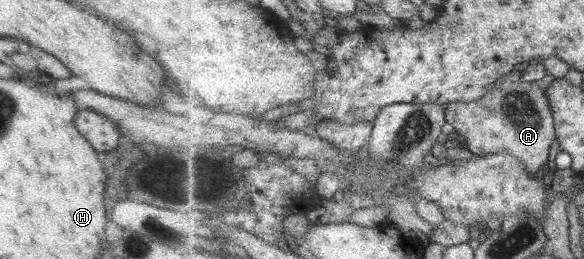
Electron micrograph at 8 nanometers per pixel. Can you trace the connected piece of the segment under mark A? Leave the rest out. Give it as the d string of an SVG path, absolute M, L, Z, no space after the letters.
M512 71L498 79L486 95L472 102L445 105L447 122L464 136L467 148L479 156L508 153L522 159L532 174L545 172L550 150L557 138L555 118L546 89L538 81L522 80L523 71Z

